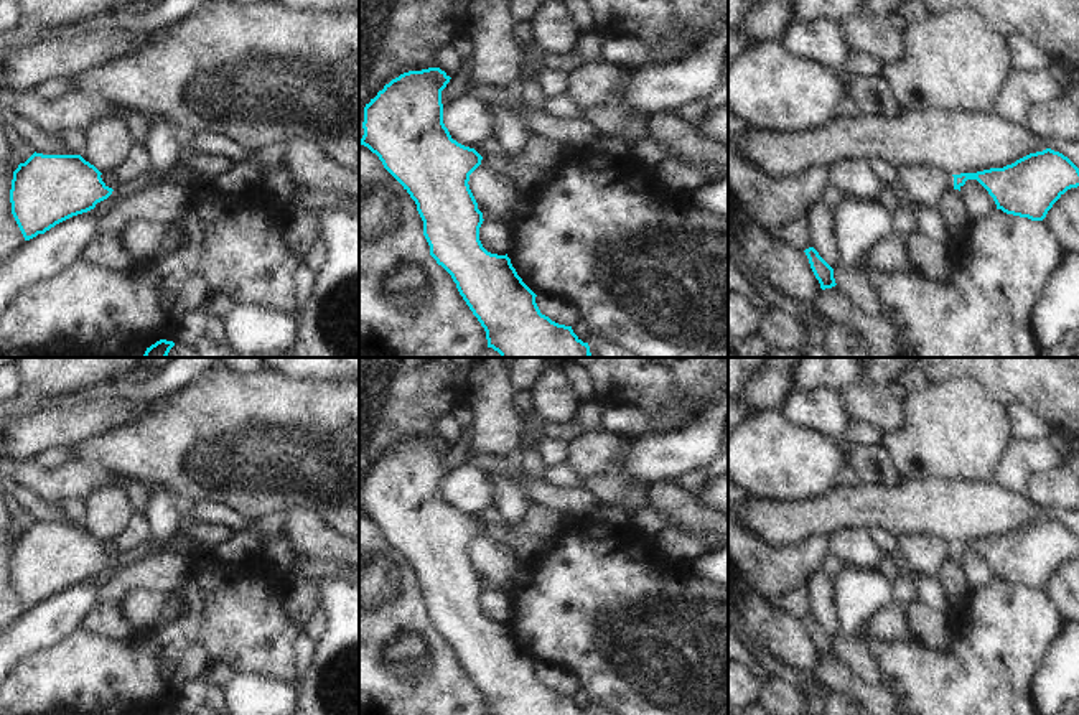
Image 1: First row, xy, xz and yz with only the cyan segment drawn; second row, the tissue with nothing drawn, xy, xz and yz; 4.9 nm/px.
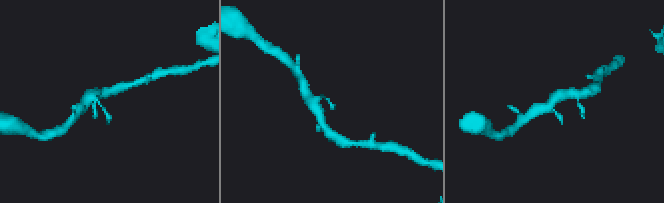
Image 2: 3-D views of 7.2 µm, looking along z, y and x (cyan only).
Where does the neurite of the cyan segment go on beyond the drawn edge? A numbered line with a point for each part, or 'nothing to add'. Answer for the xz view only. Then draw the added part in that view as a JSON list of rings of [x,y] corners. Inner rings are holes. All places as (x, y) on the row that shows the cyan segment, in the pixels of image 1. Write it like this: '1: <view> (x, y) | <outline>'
1: xz (526, 177) | [[[483,155],[481,163],[512,178],[521,189],[547,183],[557,166],[557,163],[552,166],[517,166],[511,157],[504,155]]]

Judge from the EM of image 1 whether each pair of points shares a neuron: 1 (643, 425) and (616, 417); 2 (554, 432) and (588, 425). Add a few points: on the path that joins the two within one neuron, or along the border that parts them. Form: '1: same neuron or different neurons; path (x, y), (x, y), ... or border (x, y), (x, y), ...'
1: same neuron; path (636, 424), (623, 422)
2: same neuron; path (562, 432), (580, 425)

